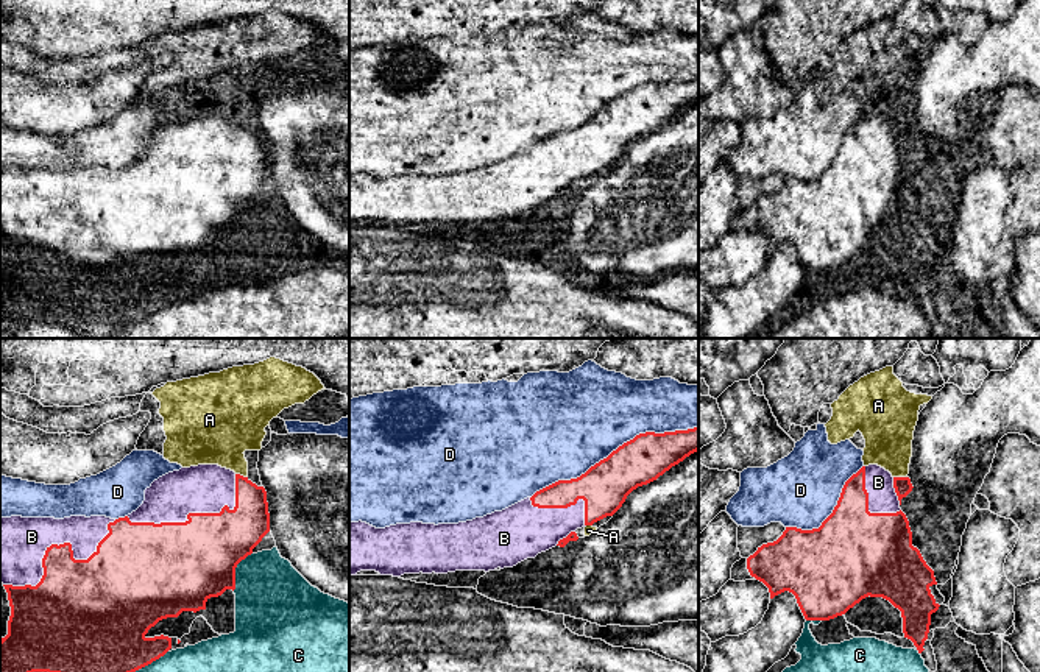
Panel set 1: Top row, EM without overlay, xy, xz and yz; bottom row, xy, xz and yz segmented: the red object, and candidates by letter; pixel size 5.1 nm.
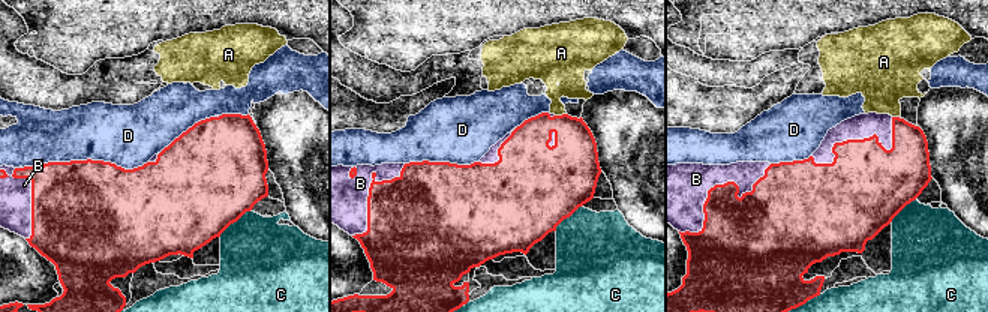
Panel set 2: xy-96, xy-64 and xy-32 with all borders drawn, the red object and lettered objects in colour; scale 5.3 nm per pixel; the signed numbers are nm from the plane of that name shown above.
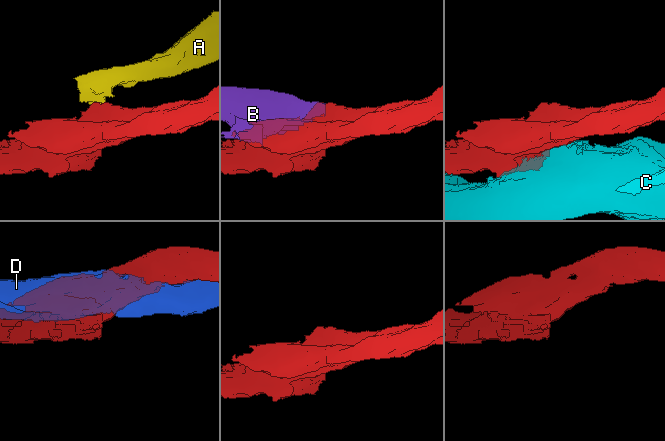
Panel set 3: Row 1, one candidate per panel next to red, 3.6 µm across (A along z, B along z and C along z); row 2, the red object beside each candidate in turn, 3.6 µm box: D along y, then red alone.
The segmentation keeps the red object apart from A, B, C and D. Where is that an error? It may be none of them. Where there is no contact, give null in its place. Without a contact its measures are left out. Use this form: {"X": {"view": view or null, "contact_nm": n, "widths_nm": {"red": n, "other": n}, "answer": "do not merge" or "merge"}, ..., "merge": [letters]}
{"A": {"view": "yz", "contact_nm": 70, "widths_nm": {"red": 90, "other": 260}, "answer": "do not merge"}, "B": {"view": "xy", "contact_nm": 650, "widths_nm": {"red": 320, "other": 340}, "answer": "merge"}, "C": {"view": "xy", "contact_nm": 220, "widths_nm": {"red": 420, "other": 380}, "answer": "do not merge"}, "D": {"view": "xz", "contact_nm": 950, "widths_nm": {"red": 240, "other": 480}, "answer": "do not merge"}, "merge": ["B"]}

